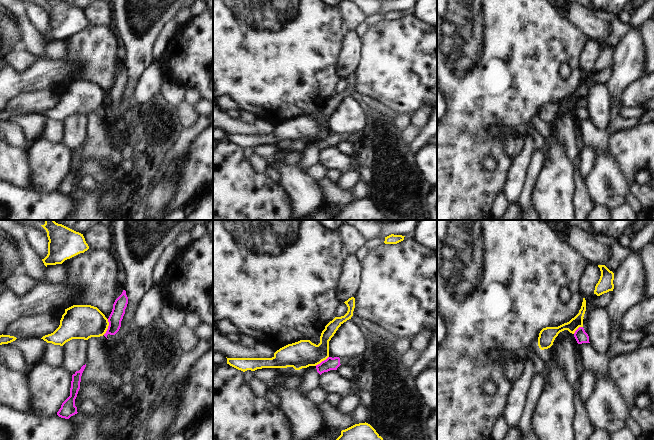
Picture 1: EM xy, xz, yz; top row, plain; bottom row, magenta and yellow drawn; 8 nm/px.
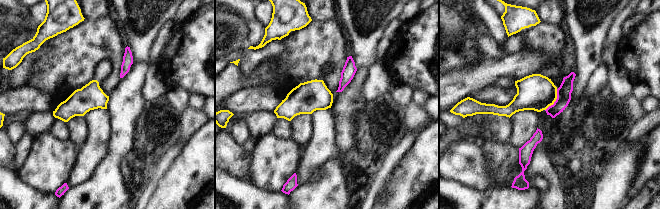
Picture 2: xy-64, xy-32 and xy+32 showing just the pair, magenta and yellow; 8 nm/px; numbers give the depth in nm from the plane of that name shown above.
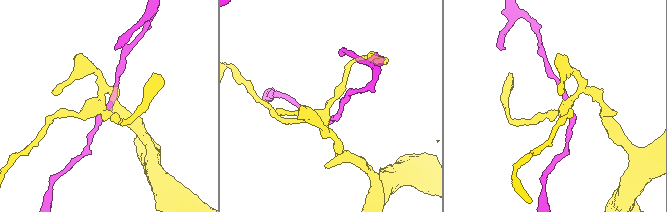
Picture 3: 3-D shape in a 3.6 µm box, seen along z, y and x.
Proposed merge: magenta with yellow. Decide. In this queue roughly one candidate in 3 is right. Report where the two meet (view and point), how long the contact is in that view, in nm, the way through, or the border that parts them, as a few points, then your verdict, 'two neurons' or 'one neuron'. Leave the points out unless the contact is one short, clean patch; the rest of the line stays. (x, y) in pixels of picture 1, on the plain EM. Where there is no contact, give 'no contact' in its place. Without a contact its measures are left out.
xy (108, 103) | 130 nm | along xy (108, 95), (108, 104), (103, 110) | two neurons

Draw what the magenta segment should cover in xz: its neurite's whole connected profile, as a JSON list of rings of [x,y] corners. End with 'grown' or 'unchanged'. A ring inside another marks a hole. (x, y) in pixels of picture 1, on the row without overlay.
[[[328,133],[326,136],[322,137],[320,140],[316,141],[317,148],[321,151],[324,148],[328,148],[330,146],[337,146],[340,142],[340,134],[339,133]]]; unchanged

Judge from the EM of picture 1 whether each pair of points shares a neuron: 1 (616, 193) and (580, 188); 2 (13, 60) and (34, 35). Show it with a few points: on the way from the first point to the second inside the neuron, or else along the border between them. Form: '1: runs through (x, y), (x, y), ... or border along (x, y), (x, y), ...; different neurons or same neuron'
1: border along (585, 185), (590, 195); different neurons
2: border along (25, 50), (34, 54), (39, 59); different neurons

